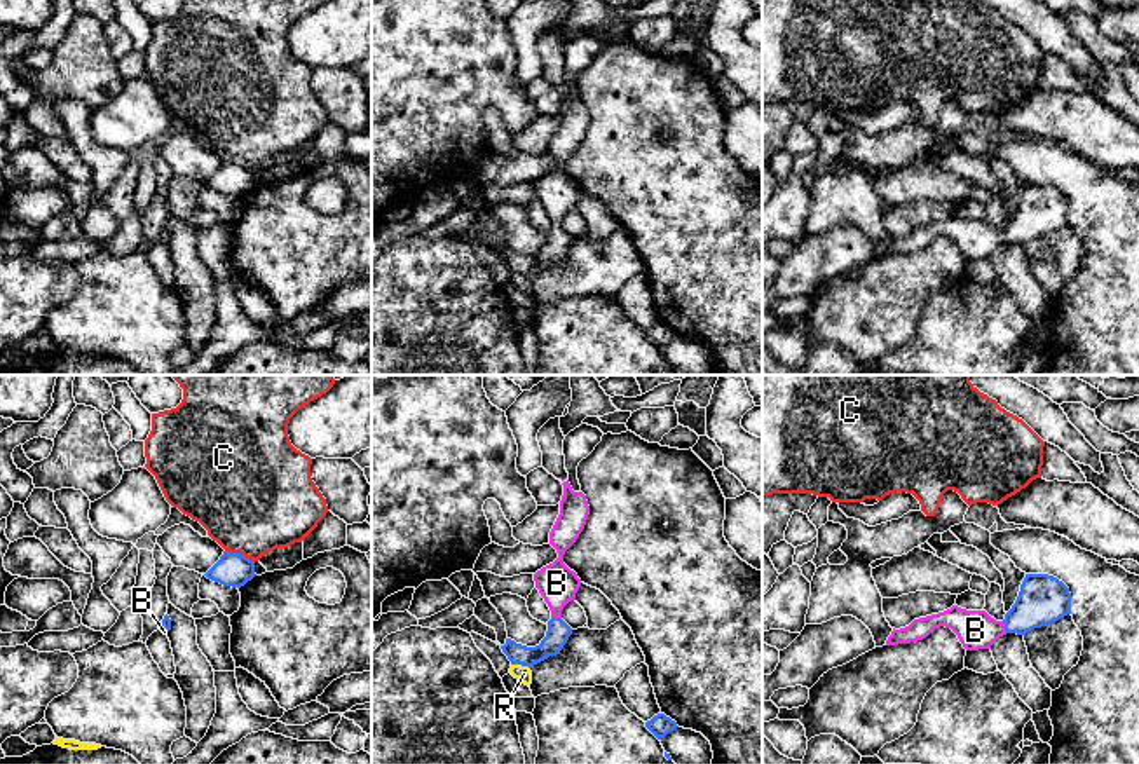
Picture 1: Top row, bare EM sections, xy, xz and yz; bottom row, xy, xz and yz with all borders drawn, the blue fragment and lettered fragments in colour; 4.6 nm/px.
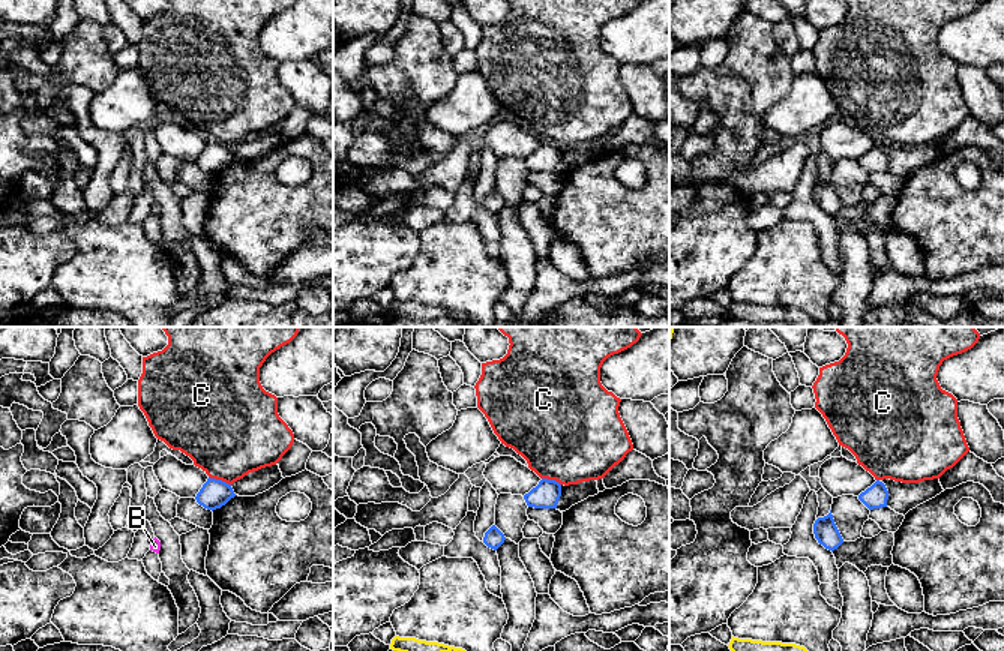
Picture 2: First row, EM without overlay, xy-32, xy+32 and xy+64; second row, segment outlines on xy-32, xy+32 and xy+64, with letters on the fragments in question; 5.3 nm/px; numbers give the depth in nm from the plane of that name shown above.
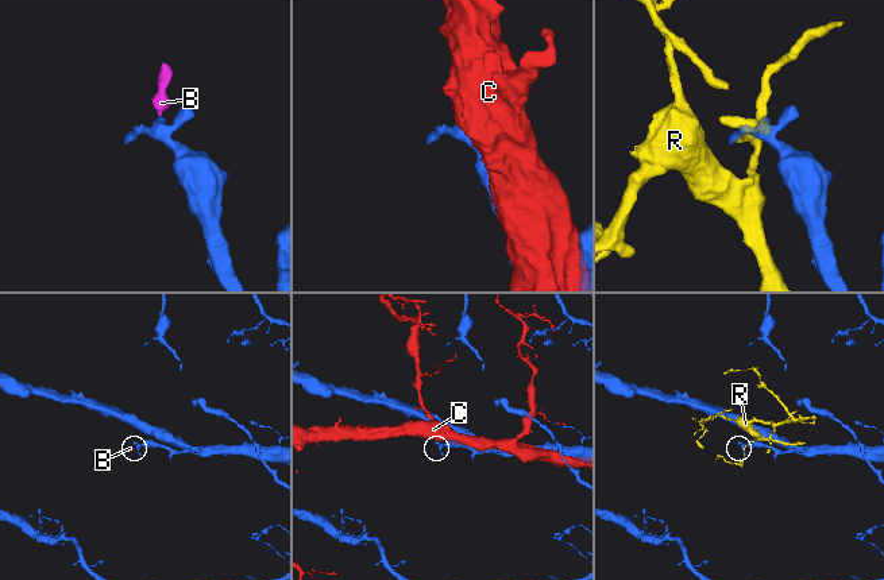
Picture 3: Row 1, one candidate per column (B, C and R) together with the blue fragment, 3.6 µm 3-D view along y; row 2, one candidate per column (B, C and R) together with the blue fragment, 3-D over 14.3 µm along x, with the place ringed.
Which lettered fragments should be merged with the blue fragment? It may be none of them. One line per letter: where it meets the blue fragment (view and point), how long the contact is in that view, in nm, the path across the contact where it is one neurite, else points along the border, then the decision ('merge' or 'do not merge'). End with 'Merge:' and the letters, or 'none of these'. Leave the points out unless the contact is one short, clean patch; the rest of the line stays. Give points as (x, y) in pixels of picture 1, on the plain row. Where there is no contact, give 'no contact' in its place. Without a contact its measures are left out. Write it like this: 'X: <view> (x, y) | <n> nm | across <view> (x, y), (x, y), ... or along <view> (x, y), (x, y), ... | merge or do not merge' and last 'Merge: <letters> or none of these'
B: yz (1005, 236) | 60 nm | across yz (1042, 210), (1024, 225), (1005, 236), (975, 239) | merge
C: xy (239, 163) | 150 nm | do not merge
R: xz (520, 272) | 90 nm | along xz (511, 272), (529, 278) | do not merge
Merge: B

